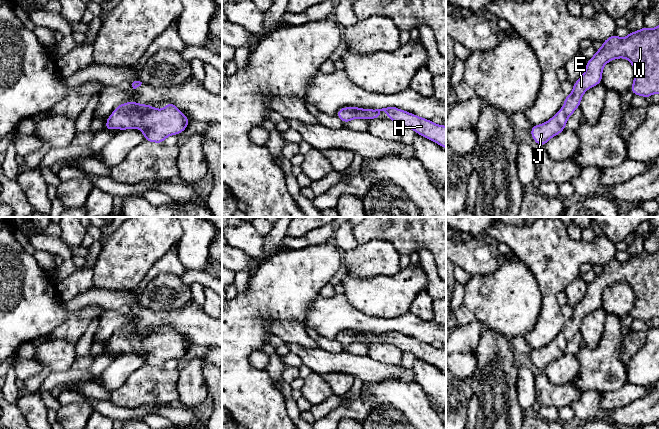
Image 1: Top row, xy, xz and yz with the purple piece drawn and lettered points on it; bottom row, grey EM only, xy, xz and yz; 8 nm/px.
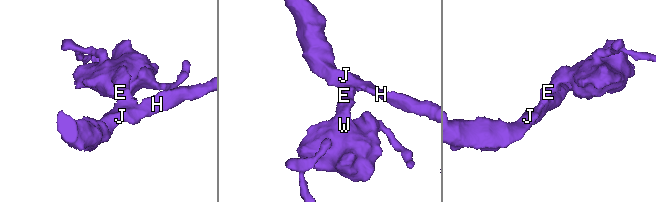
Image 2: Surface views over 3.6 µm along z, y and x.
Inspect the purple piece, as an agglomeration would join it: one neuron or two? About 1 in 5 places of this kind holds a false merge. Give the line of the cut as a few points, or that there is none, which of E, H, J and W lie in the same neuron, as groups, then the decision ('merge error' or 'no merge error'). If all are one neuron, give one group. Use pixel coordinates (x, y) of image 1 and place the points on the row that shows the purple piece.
cut none; groups E H J W; no merge error

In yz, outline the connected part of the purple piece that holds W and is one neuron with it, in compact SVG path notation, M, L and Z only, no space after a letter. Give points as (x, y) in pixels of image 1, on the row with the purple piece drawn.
M659 25L652 29L643 26L638 31L630 32L625 38L612 34L602 42L602 47L596 50L594 56L587 60L583 75L573 83L573 91L566 95L562 108L547 122L532 126L531 137L540 147L565 130L568 118L579 108L584 93L602 83L602 72L605 64L618 58L629 60L634 68L634 81L630 87L633 95L640 95L648 99L654 93L659 94Z

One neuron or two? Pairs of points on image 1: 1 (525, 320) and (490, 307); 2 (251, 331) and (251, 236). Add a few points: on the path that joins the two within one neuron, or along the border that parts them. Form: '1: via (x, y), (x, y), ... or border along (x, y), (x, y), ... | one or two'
1: via (516, 312), (511, 307), (499, 307) | one
2: border along (282, 250), (261, 262) | two

